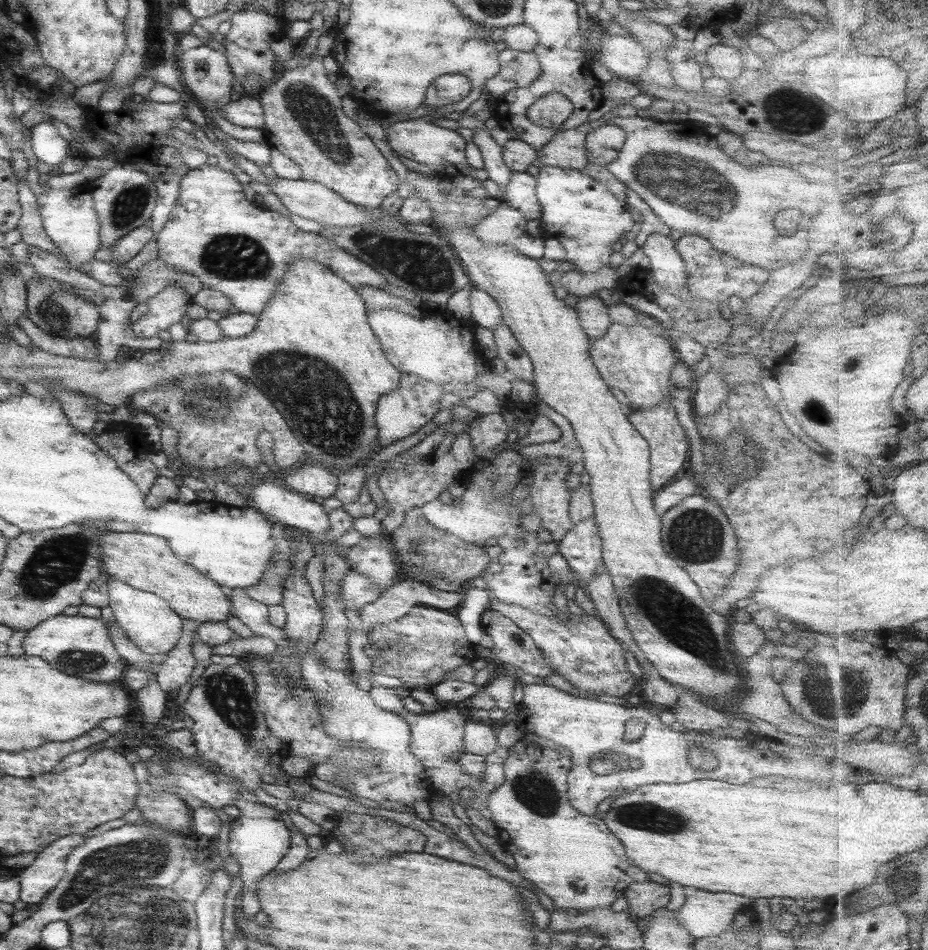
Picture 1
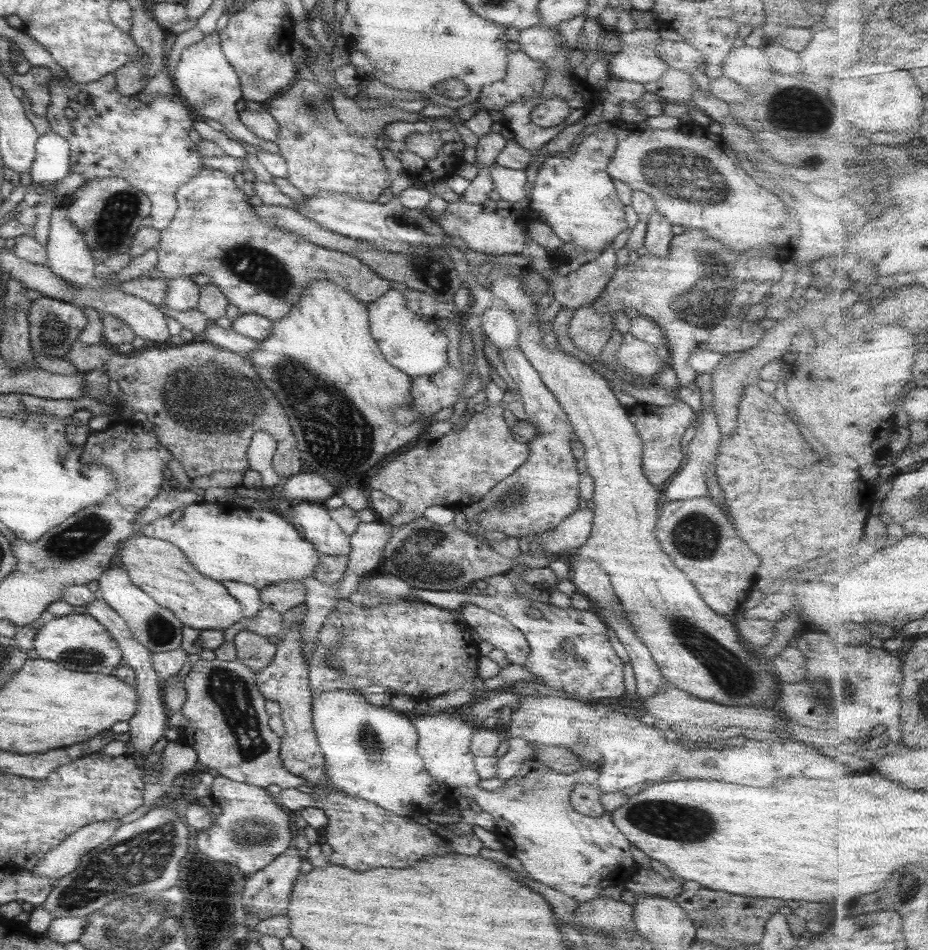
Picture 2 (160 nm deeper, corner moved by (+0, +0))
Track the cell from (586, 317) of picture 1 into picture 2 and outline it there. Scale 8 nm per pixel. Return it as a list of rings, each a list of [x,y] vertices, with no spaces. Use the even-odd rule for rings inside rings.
[[[589,304],[574,309],[566,331],[575,348],[596,358],[613,328],[612,318],[597,314]]]

